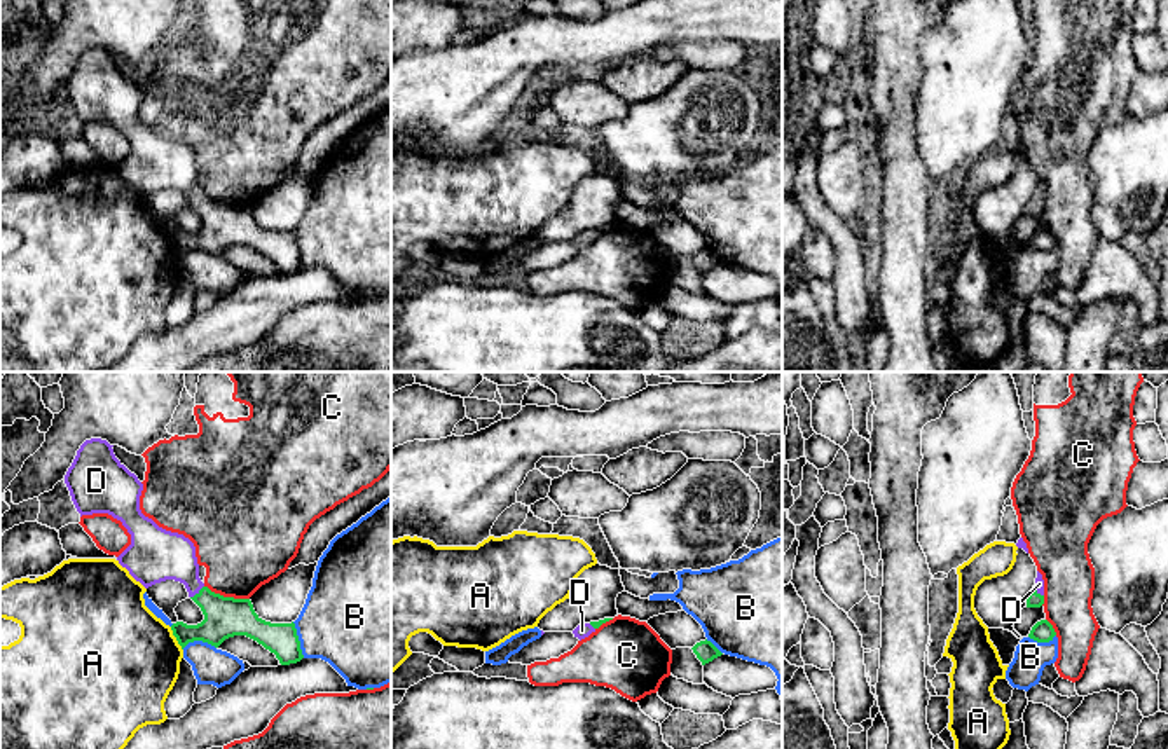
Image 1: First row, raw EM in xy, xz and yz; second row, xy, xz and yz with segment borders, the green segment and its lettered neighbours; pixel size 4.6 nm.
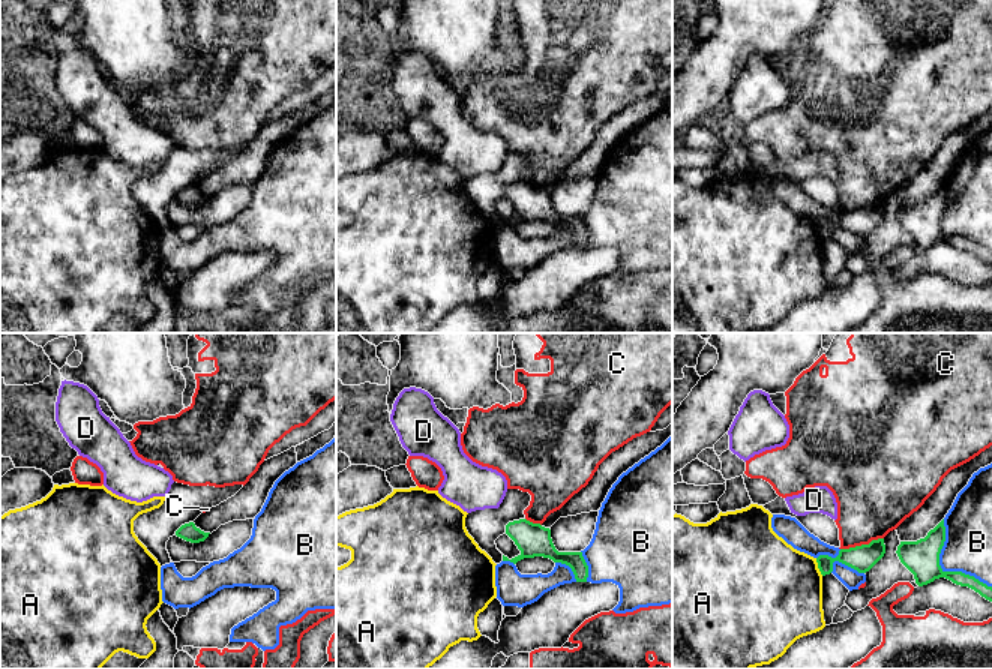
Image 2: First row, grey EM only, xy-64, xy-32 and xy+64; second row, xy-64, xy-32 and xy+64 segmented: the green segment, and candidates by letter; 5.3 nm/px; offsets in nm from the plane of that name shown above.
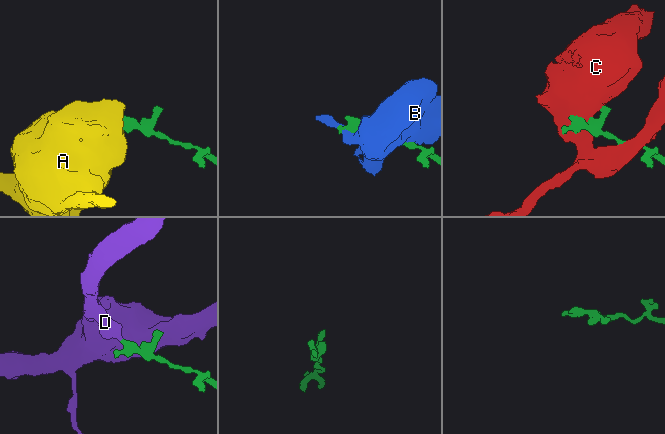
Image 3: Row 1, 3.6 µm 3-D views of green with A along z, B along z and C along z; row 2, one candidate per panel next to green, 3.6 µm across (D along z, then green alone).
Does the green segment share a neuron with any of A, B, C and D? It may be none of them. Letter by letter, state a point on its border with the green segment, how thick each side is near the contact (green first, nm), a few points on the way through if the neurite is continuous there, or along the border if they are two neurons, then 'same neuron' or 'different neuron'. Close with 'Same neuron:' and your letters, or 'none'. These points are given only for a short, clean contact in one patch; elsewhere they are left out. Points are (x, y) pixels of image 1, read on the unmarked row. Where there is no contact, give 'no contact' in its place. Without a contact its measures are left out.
A: meets green in xy at (177, 248); 190 nm thick on the green side, 480 nm on the other; border along xy (170, 236), (182, 259); different neuron
B: meets green in xy at (297, 248); 150 nm thick on the green side, 420 nm on the other; different neuron
C: meets green in xy at (227, 206); 190 nm thick on the green side, 400 nm on the other; different neuron
D: meets green in xy at (196, 203); 190 nm thick on the green side, 240 nm on the other; runs through xy (224, 226), (196, 203), (158, 164); same neuron
Same neuron: D

